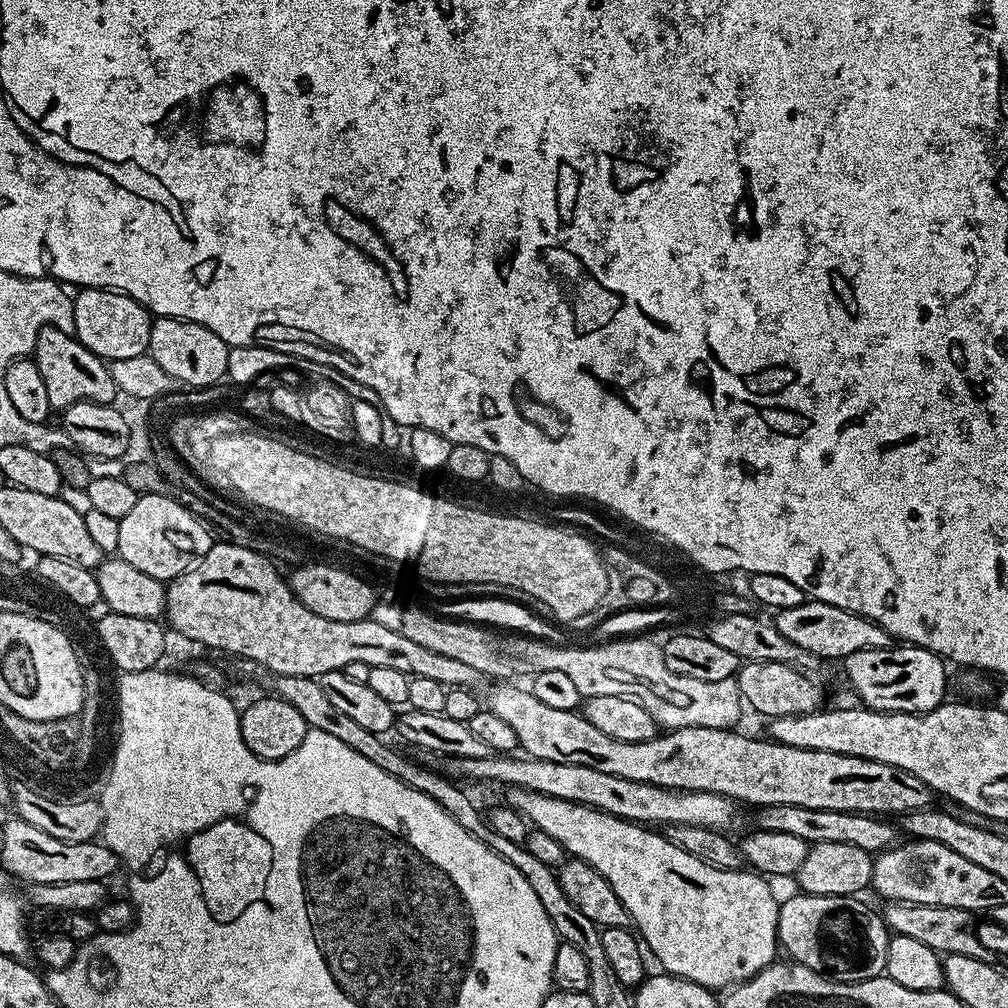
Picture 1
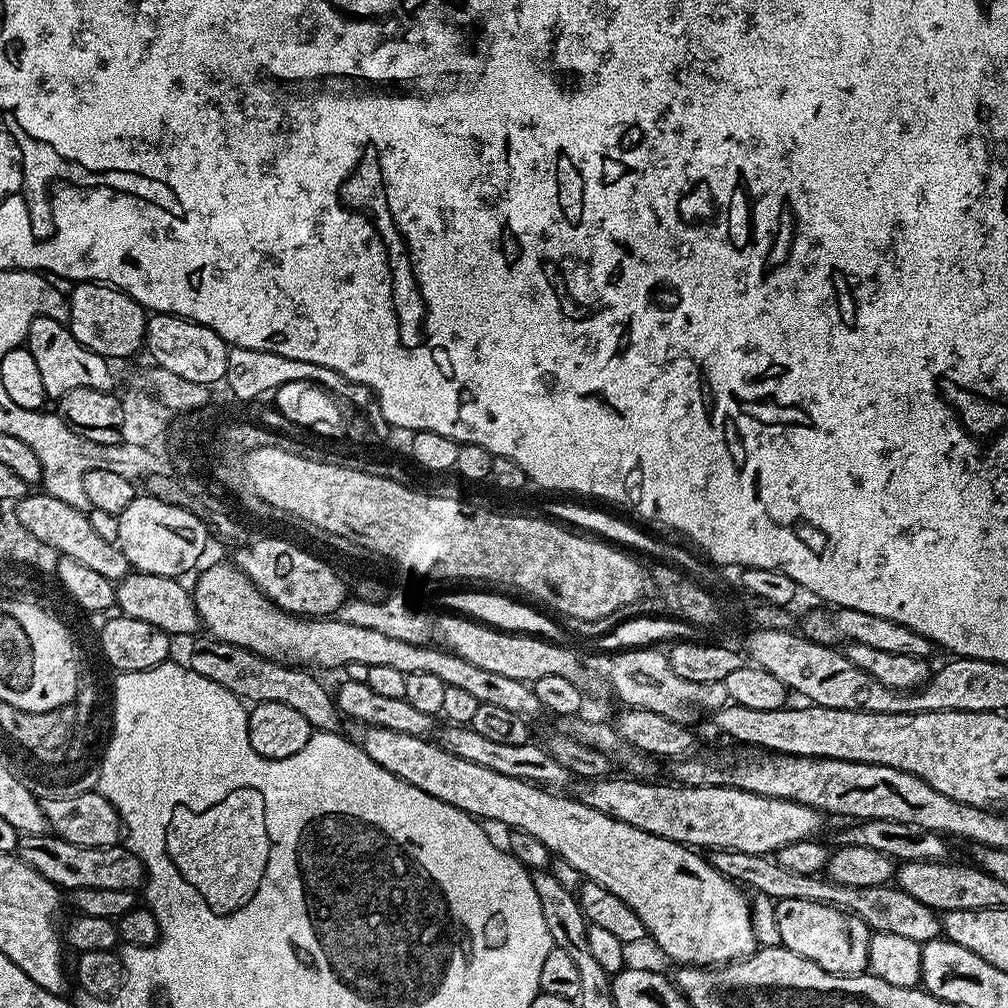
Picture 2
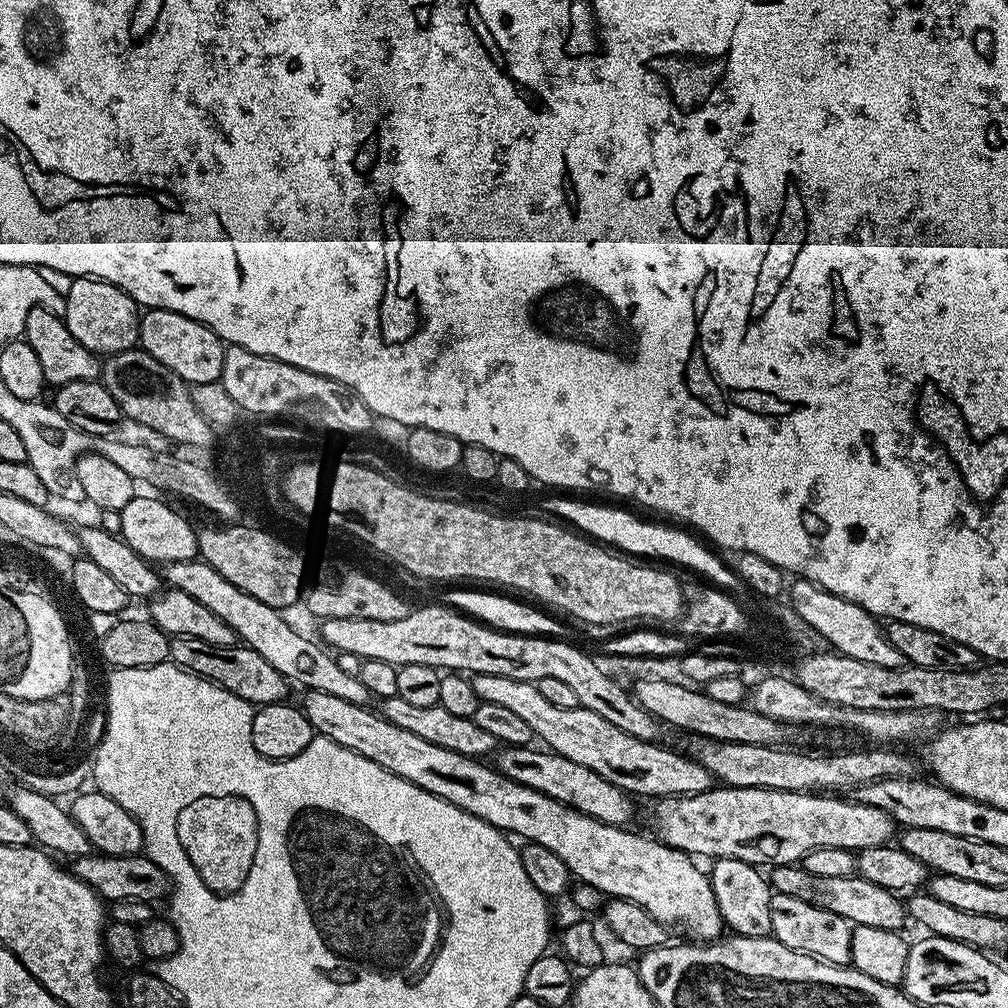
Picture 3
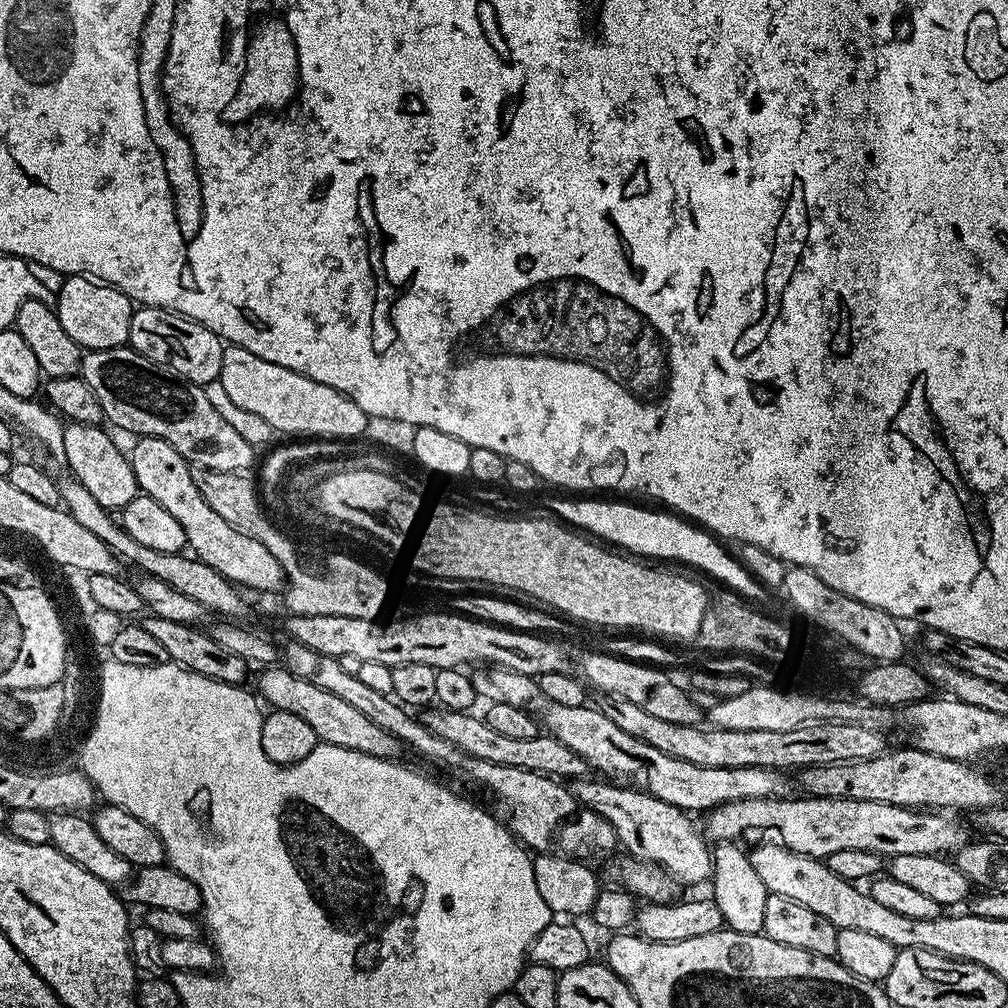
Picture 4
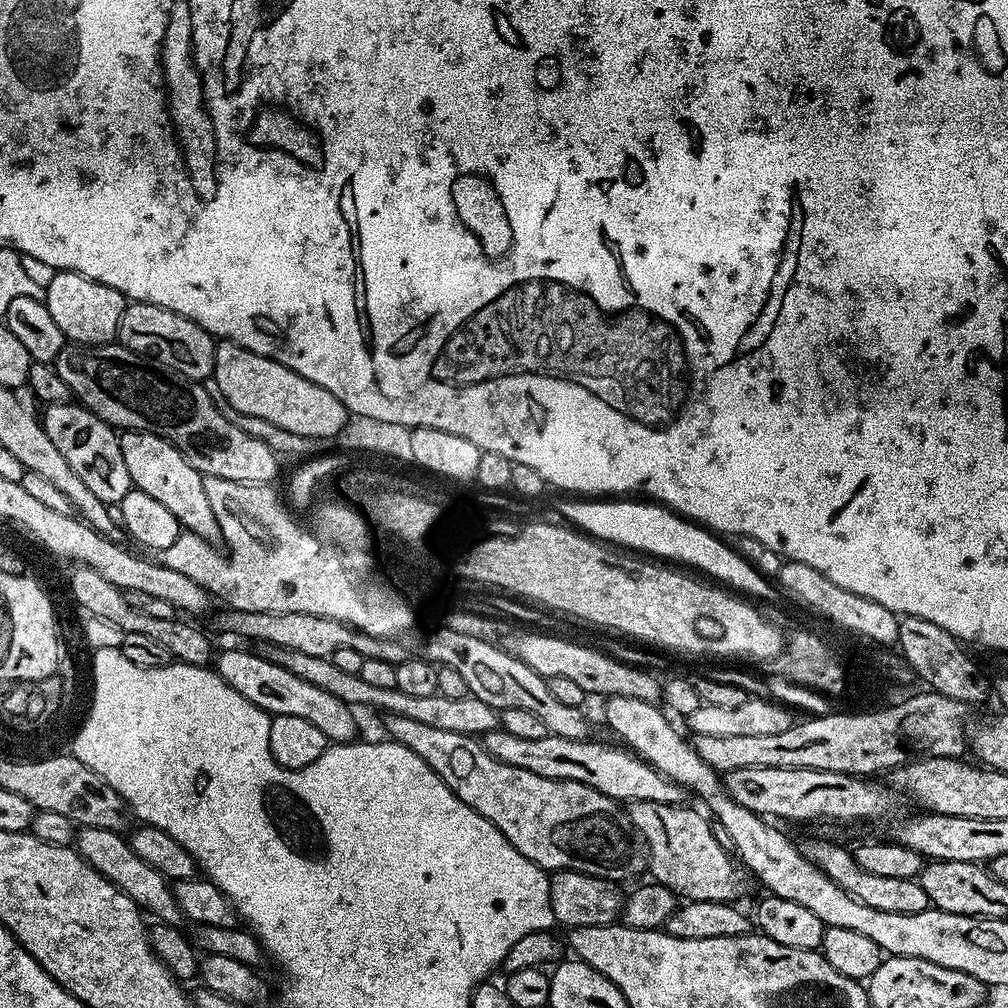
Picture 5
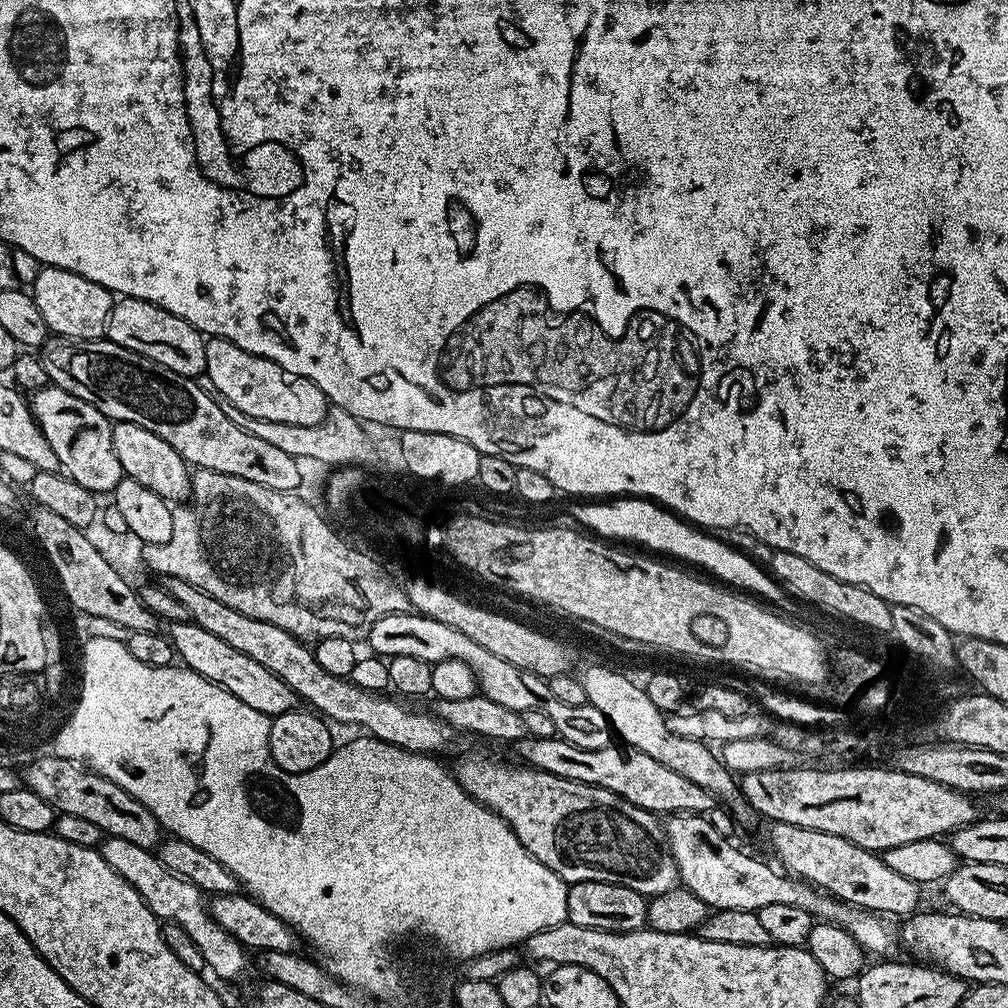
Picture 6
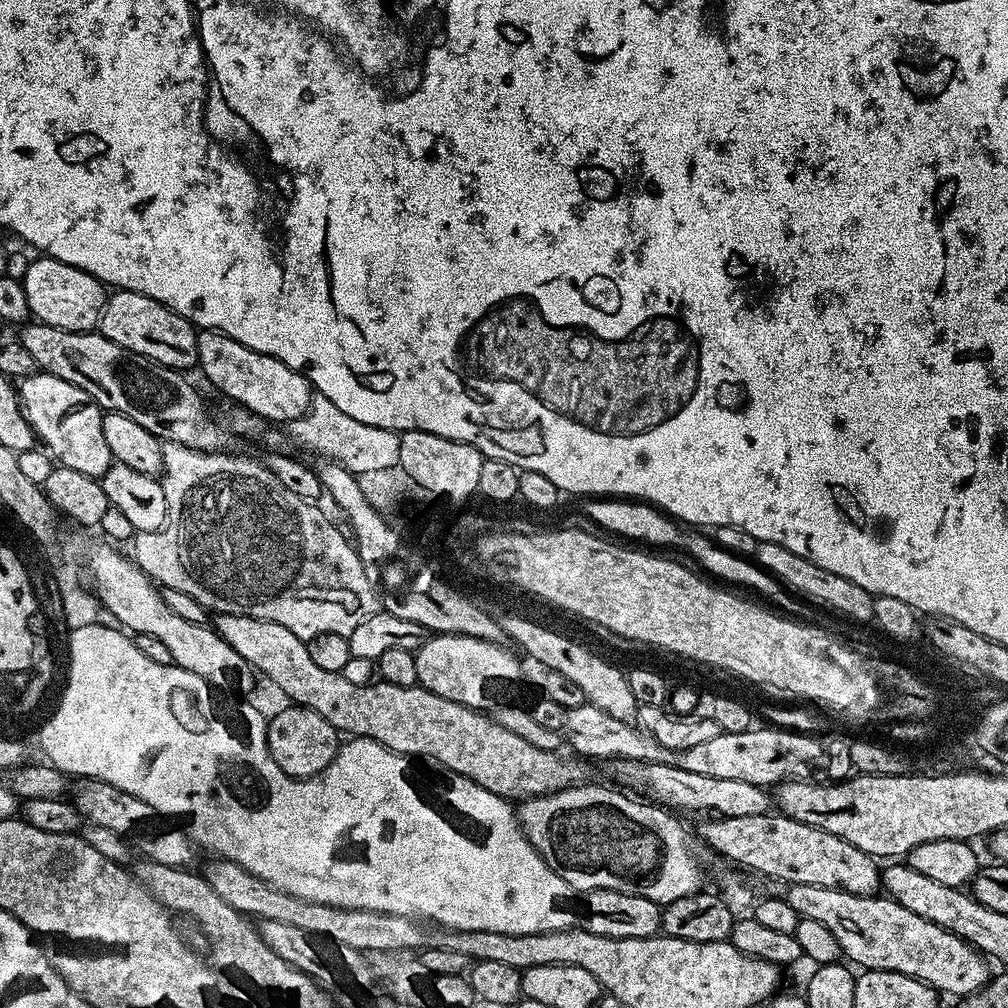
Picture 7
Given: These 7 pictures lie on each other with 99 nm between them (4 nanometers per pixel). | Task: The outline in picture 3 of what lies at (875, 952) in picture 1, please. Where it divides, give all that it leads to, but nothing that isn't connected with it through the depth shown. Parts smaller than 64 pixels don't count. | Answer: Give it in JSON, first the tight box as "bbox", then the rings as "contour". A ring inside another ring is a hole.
{"bbox":[770,892,853,965],"contour":[[[776,892],[770,902],[770,926],[774,939],[782,942],[782,946],[790,946],[790,950],[805,952],[827,964],[847,965],[851,961],[853,924],[830,910],[814,906],[803,895]]]}

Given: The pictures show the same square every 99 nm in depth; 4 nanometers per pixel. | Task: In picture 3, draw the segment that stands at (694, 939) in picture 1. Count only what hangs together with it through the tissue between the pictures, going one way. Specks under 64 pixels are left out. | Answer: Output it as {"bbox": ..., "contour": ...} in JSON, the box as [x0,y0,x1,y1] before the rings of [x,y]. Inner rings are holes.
{"bbox":[302,691,726,942],"contour":[[[305,691],[303,695],[302,711],[305,718],[311,722],[313,733],[338,742],[338,746],[346,746],[362,754],[362,758],[370,758],[370,762],[382,766],[390,774],[401,776],[414,786],[482,818],[505,834],[521,836],[521,841],[541,844],[546,846],[546,850],[554,850],[554,854],[558,854],[558,858],[566,862],[569,873],[577,881],[590,882],[590,886],[598,886],[598,890],[602,890],[605,897],[638,902],[638,906],[645,908],[659,924],[677,924],[682,931],[692,935],[689,937],[700,942],[711,942],[723,933],[720,931],[725,931],[726,925],[715,900],[714,890],[711,888],[709,873],[704,868],[700,869],[696,865],[699,863],[687,852],[671,848],[669,844],[651,835],[639,836],[636,832],[628,832],[632,830],[627,827],[595,820],[538,790],[530,790],[518,782],[507,780],[495,767],[488,765],[487,768],[484,765],[487,763],[479,759],[463,756],[454,750],[445,750],[442,746],[434,746],[434,742],[425,742],[422,738],[410,734],[410,730],[394,726],[394,722],[381,716],[379,711],[372,709],[371,712],[371,707],[351,704],[346,702],[346,698],[334,698],[334,694]]]}

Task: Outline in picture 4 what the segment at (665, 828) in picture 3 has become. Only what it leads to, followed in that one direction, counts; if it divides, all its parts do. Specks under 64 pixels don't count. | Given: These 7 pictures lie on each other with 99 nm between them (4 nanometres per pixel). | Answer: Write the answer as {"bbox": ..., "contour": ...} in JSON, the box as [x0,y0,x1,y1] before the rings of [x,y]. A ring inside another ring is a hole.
{"bbox":[702,796,970,860],"contour":[[[808,796],[804,800],[785,798],[783,800],[739,800],[713,808],[707,813],[705,824],[702,824],[707,839],[712,842],[730,840],[735,842],[744,839],[748,846],[757,844],[777,844],[789,848],[792,852],[813,856],[824,860],[838,850],[870,850],[882,858],[891,858],[898,854],[930,854],[944,856],[955,854],[970,839],[970,833],[960,824],[947,820],[947,815],[936,810],[917,810],[903,808],[886,802],[858,802],[846,798],[818,798]]]}

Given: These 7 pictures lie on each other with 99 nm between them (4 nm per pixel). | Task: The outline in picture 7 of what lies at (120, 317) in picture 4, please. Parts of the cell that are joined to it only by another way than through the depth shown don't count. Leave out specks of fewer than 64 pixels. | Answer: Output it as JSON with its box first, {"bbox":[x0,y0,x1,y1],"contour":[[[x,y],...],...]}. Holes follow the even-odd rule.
{"bbox":[22,255,106,332],"contour":[[[41,255],[22,275],[28,311],[39,323],[71,332],[91,332],[100,323],[106,299],[105,285],[100,279],[66,262]]]}

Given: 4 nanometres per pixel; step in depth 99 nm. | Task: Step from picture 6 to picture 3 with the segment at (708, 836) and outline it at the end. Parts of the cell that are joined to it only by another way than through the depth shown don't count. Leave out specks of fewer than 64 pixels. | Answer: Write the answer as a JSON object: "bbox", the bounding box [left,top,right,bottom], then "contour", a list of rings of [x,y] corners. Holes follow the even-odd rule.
{"bbox":[494,746,633,825],"contour":[[[504,746],[495,753],[494,767],[507,780],[538,790],[590,818],[607,824],[631,825],[633,797],[614,786],[614,782],[606,782],[602,774],[594,774],[590,766],[570,762],[570,758],[562,758],[562,754],[540,746]]]}

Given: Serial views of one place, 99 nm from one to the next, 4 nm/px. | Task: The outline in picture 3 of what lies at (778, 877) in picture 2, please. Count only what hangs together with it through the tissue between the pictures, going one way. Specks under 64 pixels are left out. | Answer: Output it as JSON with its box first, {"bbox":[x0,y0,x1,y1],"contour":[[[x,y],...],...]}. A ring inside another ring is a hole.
{"bbox":[770,864,902,931],"contour":[[[782,864],[771,869],[770,884],[776,892],[790,894],[791,896],[802,895],[805,900],[809,900],[814,906],[830,910],[842,918],[849,920],[853,926],[861,924],[862,926],[878,926],[878,930],[897,931],[896,919],[902,916],[902,912],[896,909],[897,893],[883,888],[874,886],[866,878],[858,874],[847,876],[846,878],[812,878],[807,882],[804,889],[800,889],[800,876],[802,872],[799,867],[791,864]]]}

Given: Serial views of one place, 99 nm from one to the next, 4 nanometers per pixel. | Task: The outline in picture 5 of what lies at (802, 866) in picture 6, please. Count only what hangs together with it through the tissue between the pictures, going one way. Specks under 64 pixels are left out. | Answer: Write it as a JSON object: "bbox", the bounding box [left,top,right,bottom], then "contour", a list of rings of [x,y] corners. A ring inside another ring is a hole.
{"bbox":[802,840,930,914],"contour":[[[808,840],[802,844],[804,857],[814,866],[818,866],[831,880],[838,882],[846,894],[850,894],[858,902],[866,902],[866,906],[874,906],[874,910],[890,910],[890,914],[918,914],[930,907],[924,887],[919,879],[885,878],[878,874],[870,874],[858,866],[855,855],[848,852],[840,844],[831,844],[828,840]]]}

